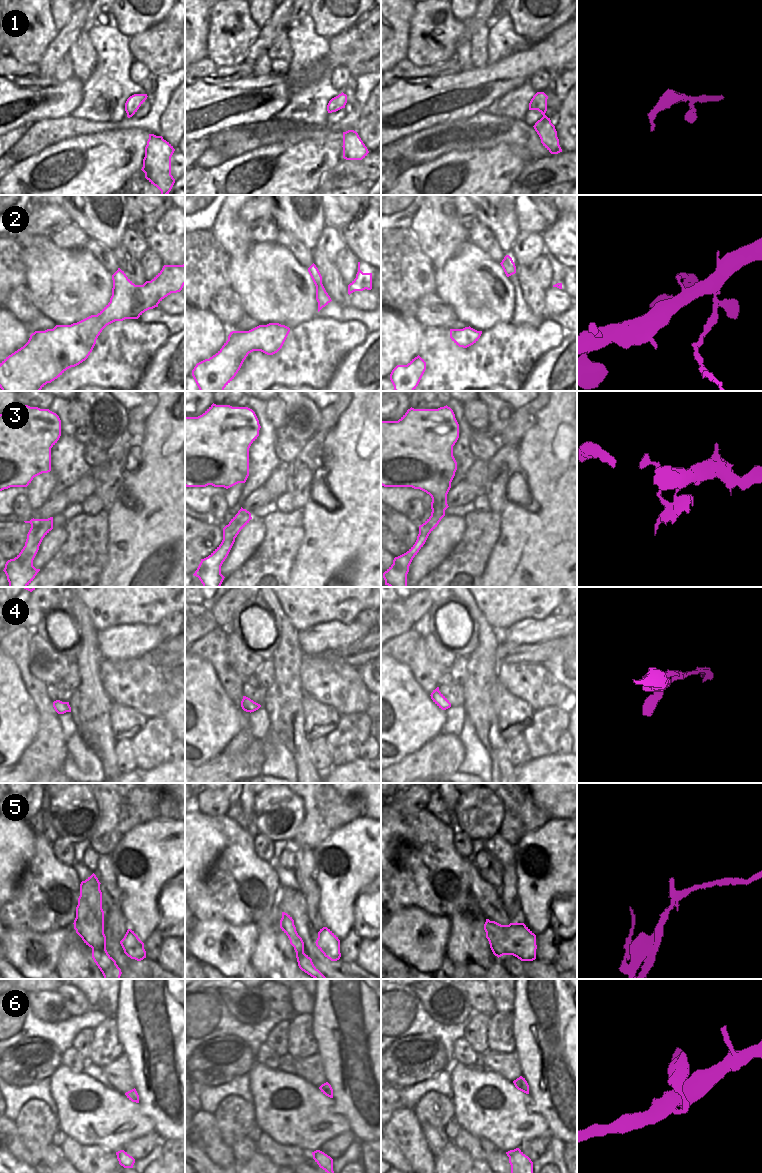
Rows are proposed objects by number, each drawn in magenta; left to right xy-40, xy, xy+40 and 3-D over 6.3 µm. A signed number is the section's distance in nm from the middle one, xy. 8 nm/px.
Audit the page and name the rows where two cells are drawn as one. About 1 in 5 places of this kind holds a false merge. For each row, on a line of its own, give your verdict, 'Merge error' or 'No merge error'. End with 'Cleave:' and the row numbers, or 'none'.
1: No merge error
2: No merge error
3: Merge error
4: No merge error
5: Merge error
6: No merge error
Cleave: 3, 5.

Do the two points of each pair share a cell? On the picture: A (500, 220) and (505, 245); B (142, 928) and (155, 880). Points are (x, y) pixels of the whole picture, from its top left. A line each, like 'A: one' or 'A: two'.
A: one
B: one

